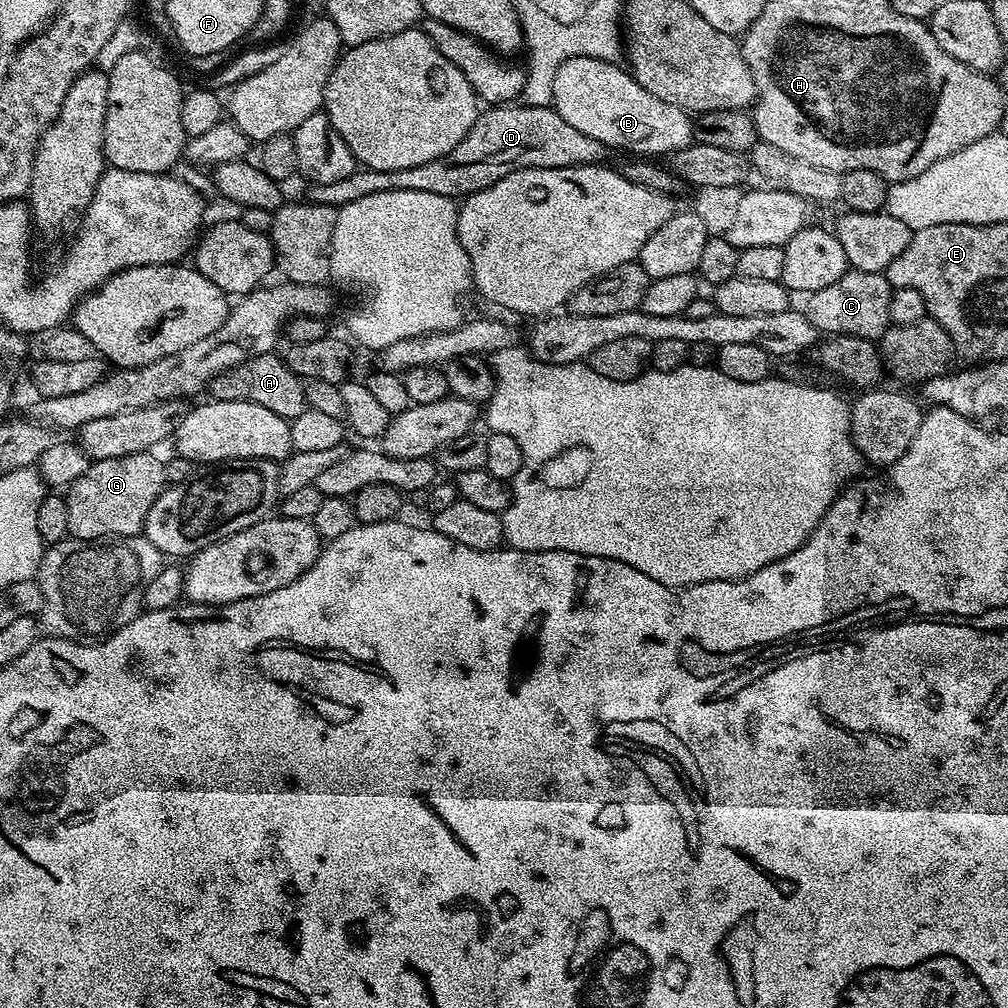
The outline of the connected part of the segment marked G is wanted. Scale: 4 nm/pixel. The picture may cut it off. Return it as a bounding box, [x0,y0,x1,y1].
[66,451,166,540]

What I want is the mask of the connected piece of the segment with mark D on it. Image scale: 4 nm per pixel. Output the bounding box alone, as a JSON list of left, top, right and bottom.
[307,102,610,209]

